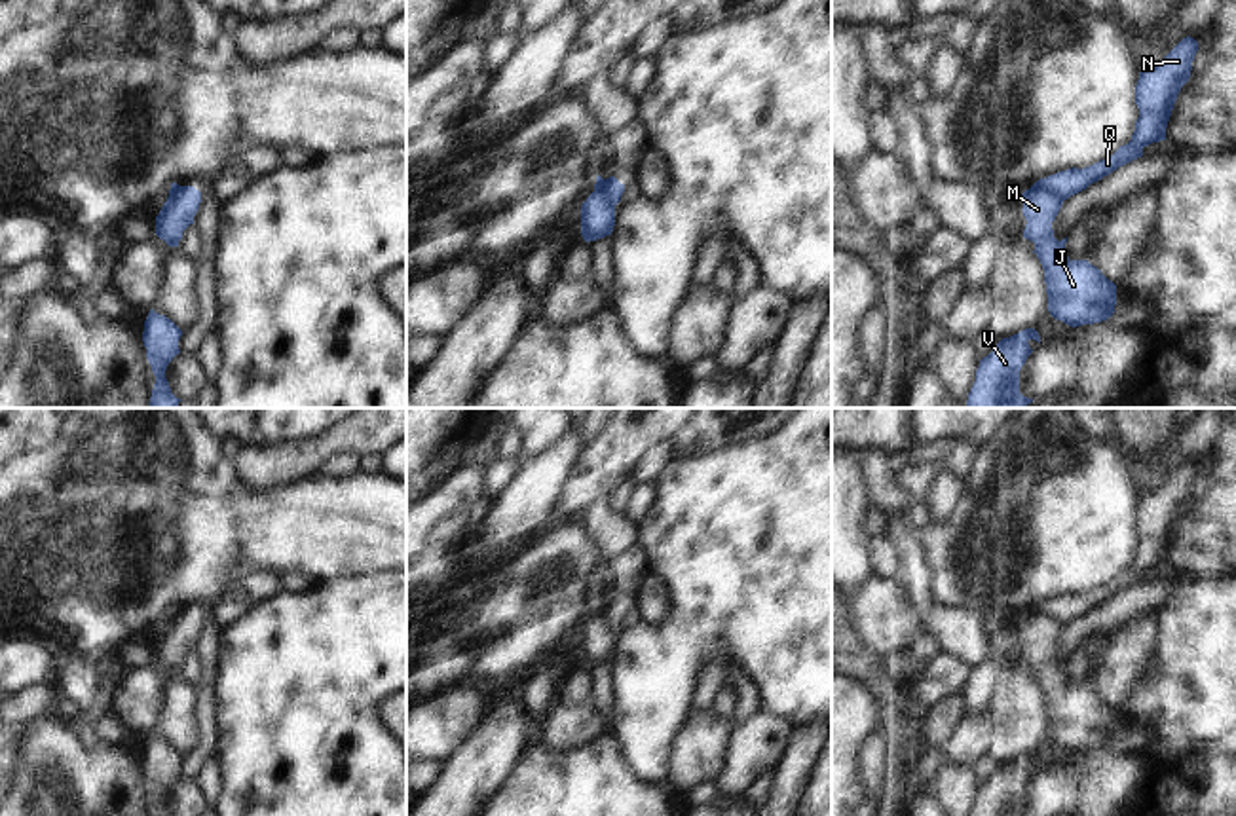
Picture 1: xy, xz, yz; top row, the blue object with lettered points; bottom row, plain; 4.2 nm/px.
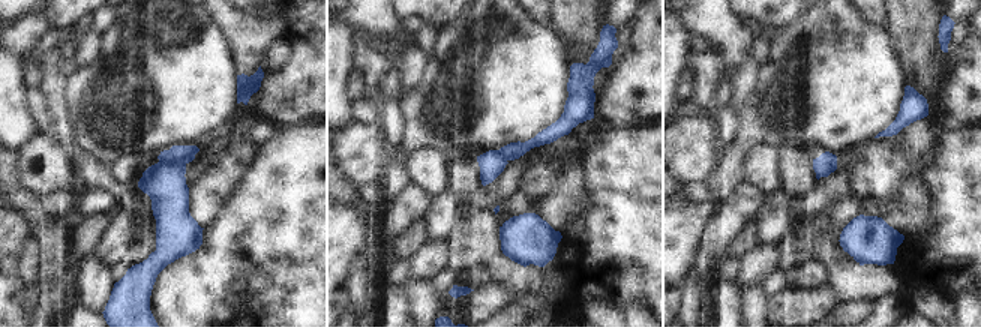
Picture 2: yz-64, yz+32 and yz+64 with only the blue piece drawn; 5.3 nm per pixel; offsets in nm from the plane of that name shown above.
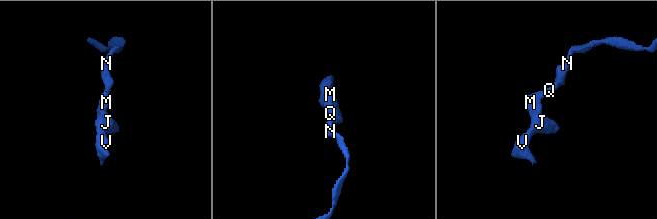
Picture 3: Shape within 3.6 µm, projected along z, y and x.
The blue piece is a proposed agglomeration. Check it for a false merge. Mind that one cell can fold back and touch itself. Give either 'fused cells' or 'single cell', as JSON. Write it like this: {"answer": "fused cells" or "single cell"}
{"answer": "fused cells"}

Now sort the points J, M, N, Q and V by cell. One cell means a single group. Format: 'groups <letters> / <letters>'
groups J M V / N Q

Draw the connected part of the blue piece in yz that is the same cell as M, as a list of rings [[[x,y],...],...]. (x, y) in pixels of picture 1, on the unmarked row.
[[[1029,613],[1021,624],[1027,645],[1023,662],[1035,668],[1033,677],[1042,689],[1050,740],[1073,753],[1113,742],[1116,710],[1088,685],[1071,685],[1067,662],[1054,662],[1052,647],[1063,624],[1044,613]]]

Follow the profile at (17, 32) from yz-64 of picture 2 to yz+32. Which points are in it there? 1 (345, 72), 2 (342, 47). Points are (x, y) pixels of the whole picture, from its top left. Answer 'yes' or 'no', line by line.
1: no
2: no

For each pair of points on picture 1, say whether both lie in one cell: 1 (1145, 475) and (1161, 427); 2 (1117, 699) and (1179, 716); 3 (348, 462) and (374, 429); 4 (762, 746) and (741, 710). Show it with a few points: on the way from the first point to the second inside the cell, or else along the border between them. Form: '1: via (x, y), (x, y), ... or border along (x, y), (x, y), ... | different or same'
1: border along (1117, 431), (1126, 452), (1159, 467), (1178, 435) | different
2: border along (1153, 663), (1132, 697), (1117, 710) | different
3: border along (359, 456), (335, 454), (314, 473) | different
4: border along (760, 710), (733, 725) | different

